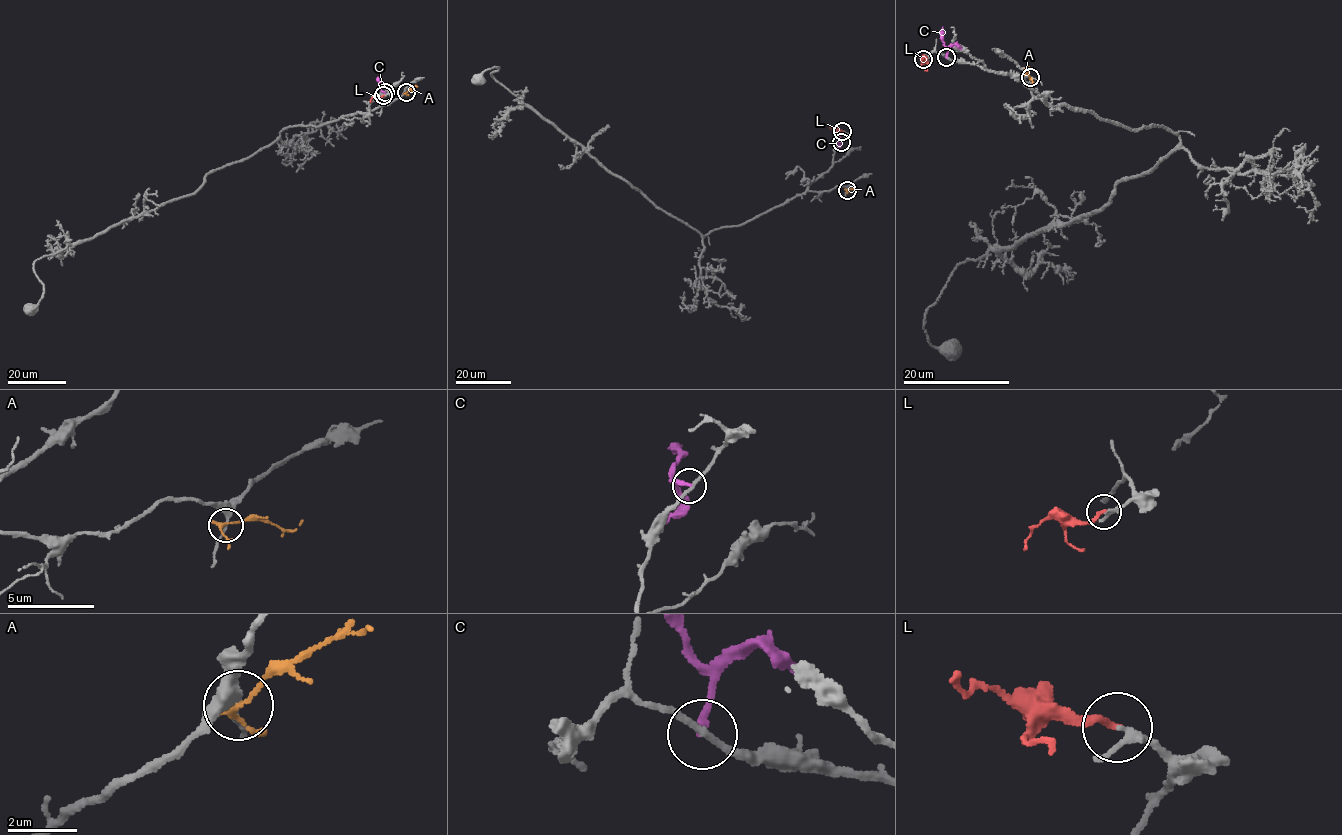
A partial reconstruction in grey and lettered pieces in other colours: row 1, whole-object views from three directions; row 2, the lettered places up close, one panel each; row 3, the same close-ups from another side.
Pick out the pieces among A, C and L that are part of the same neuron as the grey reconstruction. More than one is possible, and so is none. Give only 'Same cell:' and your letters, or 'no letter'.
Same cell: L

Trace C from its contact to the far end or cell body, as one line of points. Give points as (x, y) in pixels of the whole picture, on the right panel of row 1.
C: (946, 58), (942, 27)

